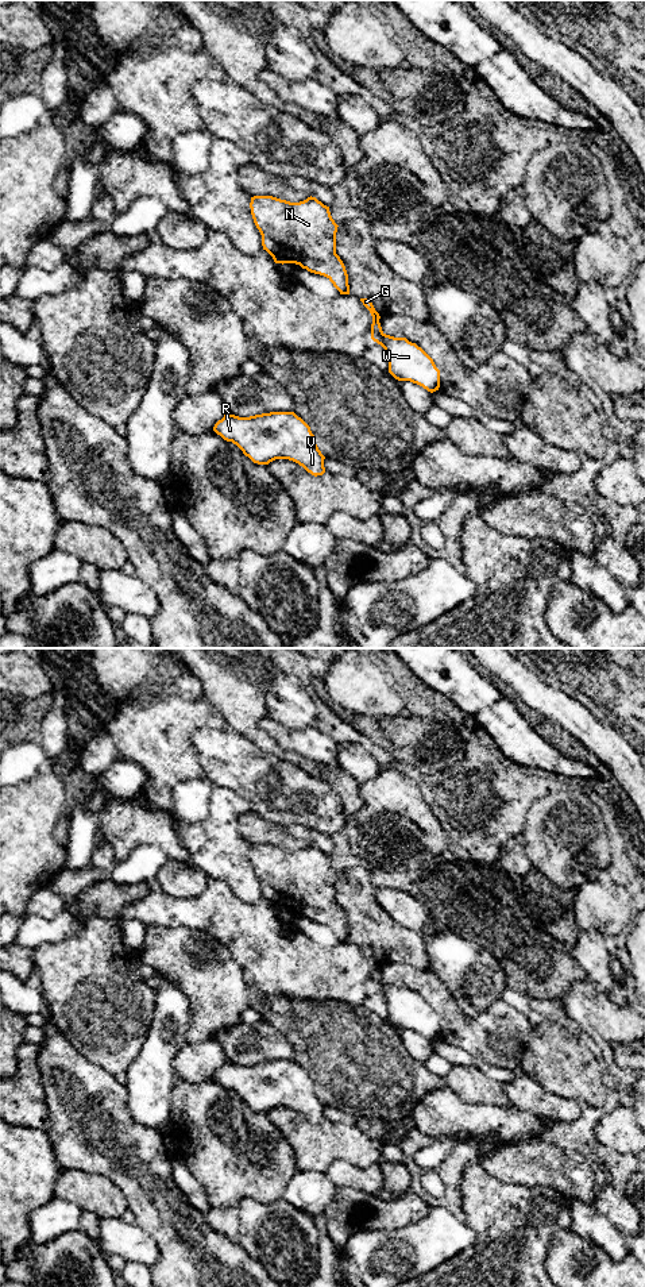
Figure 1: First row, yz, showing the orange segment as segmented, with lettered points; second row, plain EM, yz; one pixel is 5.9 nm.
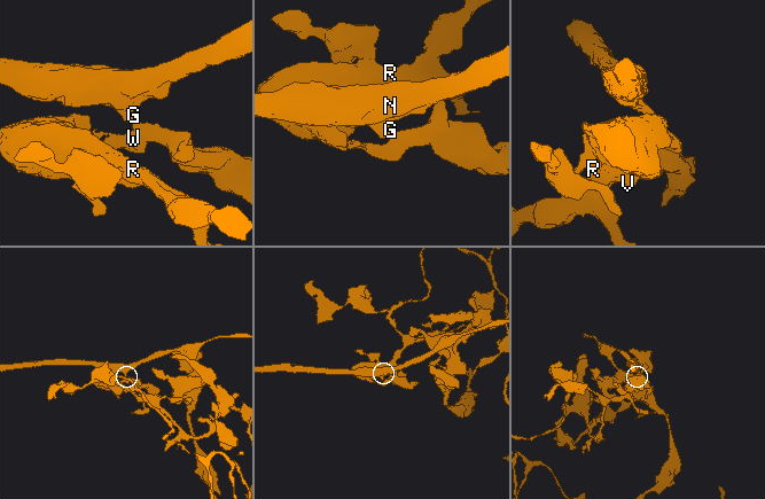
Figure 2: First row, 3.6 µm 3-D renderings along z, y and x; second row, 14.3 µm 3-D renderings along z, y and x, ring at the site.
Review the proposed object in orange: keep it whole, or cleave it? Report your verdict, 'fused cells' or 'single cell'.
fused cells

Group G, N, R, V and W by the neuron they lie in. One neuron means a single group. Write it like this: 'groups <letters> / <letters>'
groups G N / R V W

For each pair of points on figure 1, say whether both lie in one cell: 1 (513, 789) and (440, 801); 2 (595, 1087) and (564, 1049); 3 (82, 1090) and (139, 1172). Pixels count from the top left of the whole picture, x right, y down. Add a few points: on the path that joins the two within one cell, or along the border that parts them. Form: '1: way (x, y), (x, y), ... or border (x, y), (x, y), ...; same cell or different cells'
1: way (495, 790), (486, 796), (458, 797); same cell
2: way (586, 1078), (567, 1059); same cell
3: way (89, 1110), (91, 1121), (122, 1152); same cell

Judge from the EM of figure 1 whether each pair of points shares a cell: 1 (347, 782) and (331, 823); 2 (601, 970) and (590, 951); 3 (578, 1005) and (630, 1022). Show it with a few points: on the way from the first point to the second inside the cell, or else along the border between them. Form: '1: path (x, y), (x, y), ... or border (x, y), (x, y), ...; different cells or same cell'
1: border (317, 777), (339, 796), (346, 816); different cells
2: path (597, 966), (593, 955); same cell
3: path (591, 1008), (610, 1021), (617, 1022); same cell

